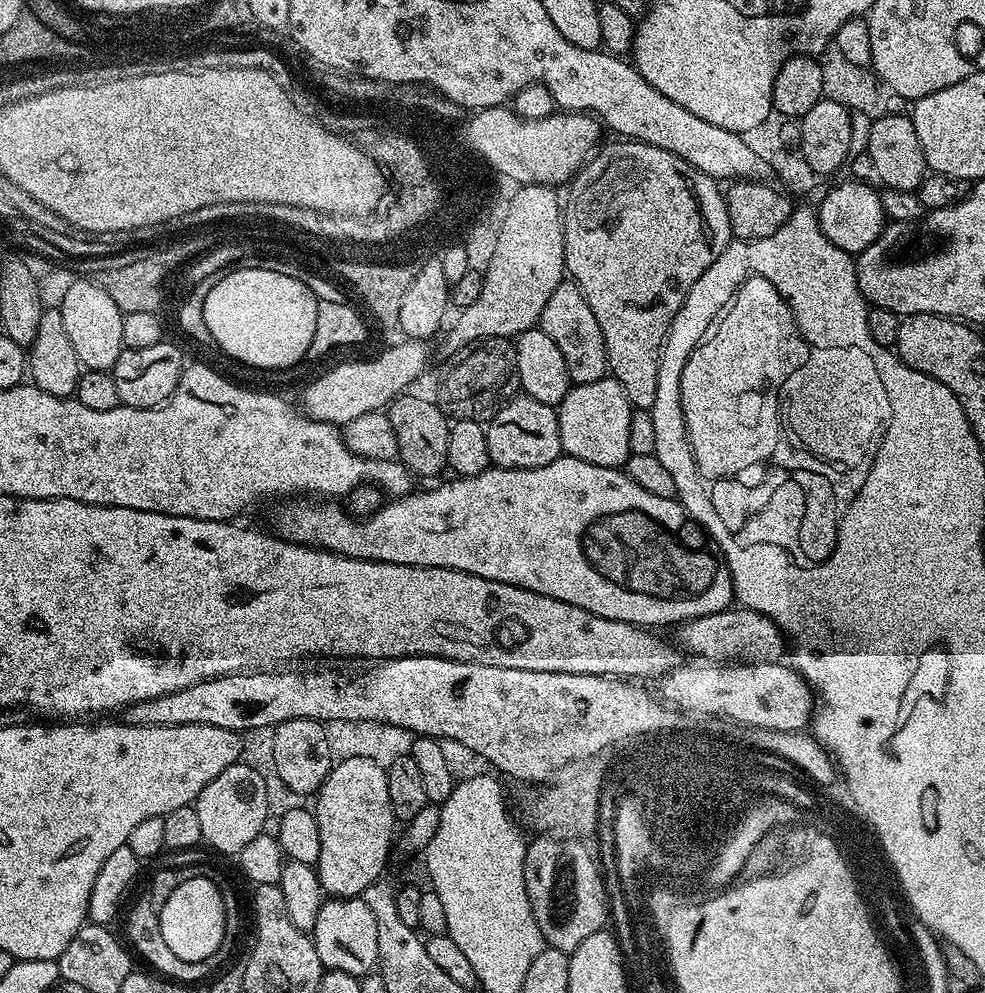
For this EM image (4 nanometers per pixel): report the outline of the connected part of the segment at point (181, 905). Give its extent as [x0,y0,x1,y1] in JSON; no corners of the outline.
[158,878,224,962]

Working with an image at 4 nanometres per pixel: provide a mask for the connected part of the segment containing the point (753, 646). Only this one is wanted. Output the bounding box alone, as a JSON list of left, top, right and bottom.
[678,606,786,664]

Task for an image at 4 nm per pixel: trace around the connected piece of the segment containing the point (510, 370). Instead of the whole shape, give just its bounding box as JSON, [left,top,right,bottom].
[422,337,520,422]

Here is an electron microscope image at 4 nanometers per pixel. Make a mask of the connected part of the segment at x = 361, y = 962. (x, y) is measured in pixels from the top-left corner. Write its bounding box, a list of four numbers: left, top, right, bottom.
[311,898,378,977]

